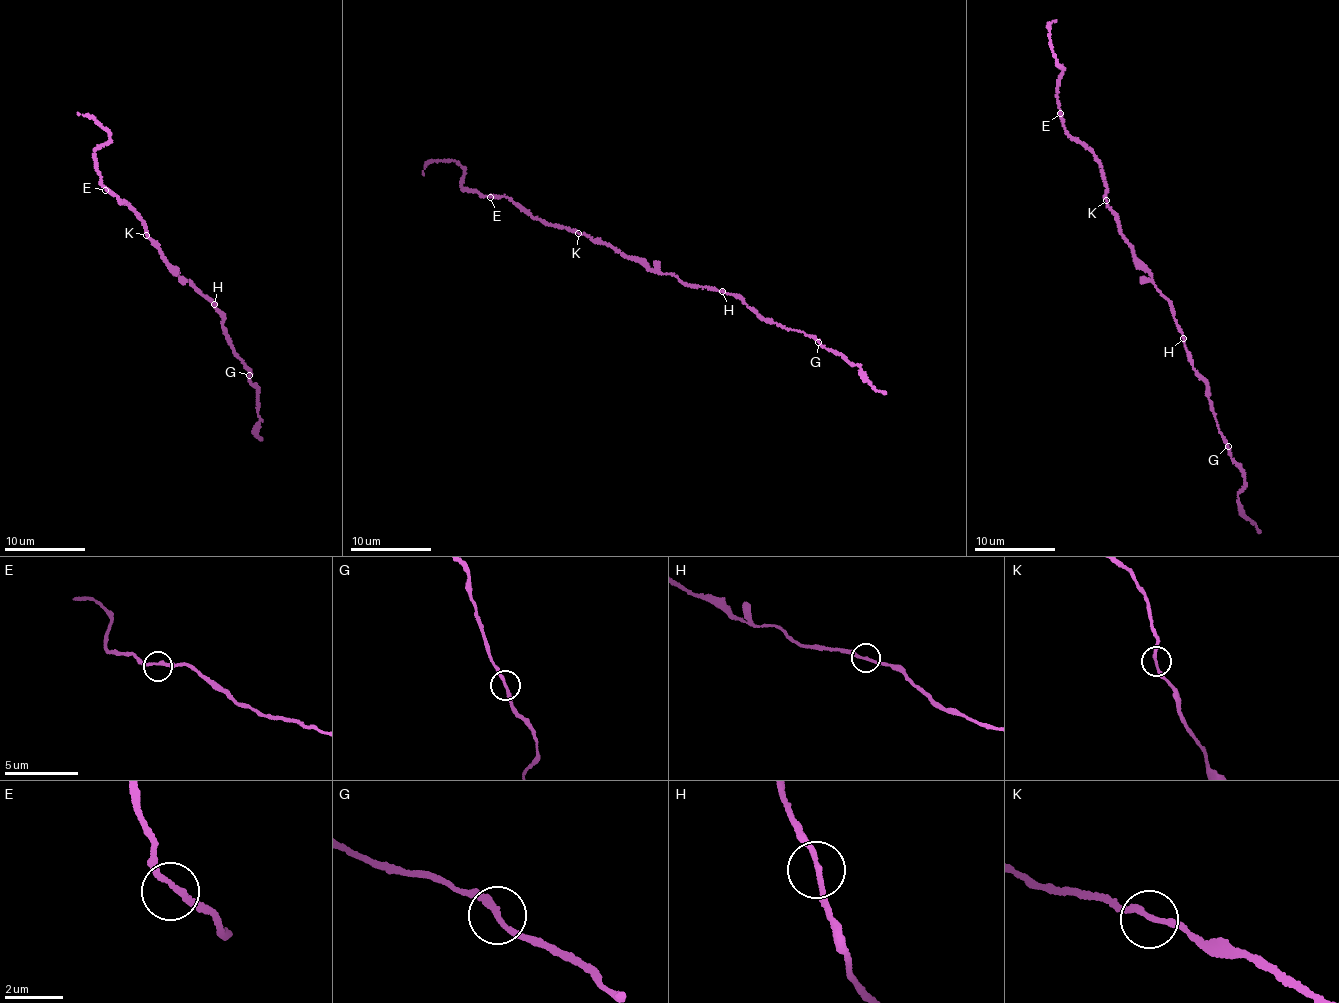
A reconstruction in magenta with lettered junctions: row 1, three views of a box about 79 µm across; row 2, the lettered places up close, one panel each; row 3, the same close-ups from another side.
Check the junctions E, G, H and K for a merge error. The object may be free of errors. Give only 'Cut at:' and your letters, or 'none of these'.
Cut at: G

